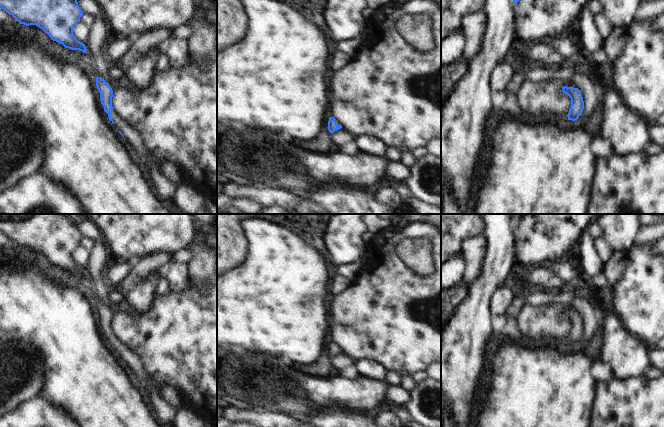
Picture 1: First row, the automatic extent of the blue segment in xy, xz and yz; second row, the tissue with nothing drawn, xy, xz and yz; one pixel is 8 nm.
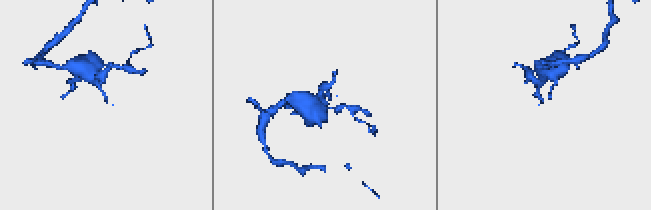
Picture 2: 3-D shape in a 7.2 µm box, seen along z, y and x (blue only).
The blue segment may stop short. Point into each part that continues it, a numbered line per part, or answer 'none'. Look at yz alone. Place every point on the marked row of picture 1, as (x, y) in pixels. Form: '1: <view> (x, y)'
none

